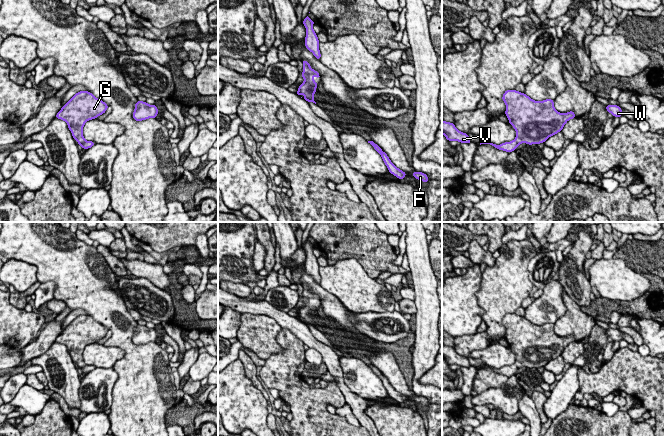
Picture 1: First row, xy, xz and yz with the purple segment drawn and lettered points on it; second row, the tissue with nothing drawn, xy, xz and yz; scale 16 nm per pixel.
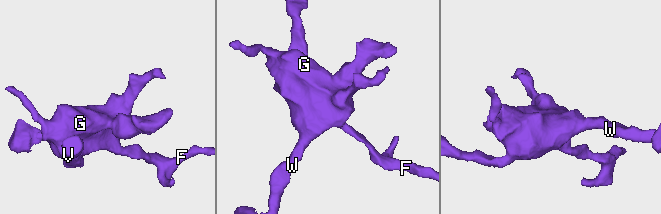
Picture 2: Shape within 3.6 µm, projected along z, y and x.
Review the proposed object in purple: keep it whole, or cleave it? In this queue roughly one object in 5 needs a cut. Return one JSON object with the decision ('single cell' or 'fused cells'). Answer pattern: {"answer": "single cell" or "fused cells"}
{"answer": "single cell"}

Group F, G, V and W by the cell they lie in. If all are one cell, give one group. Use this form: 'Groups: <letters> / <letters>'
Groups: F G V W

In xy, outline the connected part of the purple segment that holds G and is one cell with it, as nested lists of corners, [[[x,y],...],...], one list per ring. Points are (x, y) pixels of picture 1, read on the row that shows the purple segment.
[[[80,91],[61,108],[55,118],[64,120],[74,140],[83,149],[89,149],[95,142],[85,140],[83,127],[87,121],[104,114],[108,107],[108,104],[96,98],[91,92]]]

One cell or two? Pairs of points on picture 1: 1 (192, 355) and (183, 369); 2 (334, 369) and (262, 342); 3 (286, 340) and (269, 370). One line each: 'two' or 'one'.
1: one
2: two
3: one

